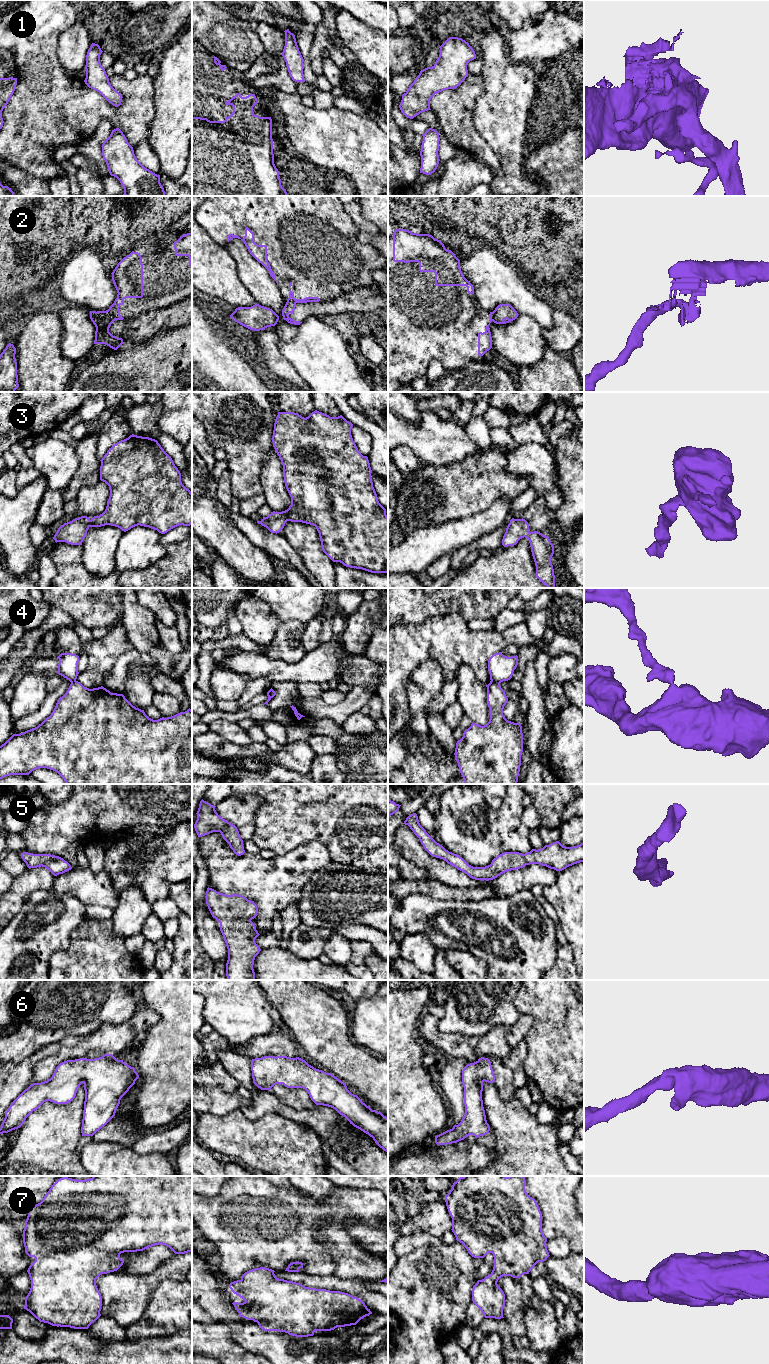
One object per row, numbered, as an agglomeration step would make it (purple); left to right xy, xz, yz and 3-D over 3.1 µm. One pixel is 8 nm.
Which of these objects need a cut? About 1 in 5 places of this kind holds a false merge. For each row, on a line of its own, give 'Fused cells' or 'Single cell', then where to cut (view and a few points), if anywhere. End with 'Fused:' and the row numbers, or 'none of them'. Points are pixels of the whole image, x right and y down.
1: Single cell. No split
2: Fused cells. Split along xy (95, 312), (98, 318), (97, 326)
3: Single cell. No split
4: Fused cells. Split along yz (491, 680), (499, 683)
5: Single cell. No split
6: Single cell. No split
7: Single cell. No split
Fused: 2, 4

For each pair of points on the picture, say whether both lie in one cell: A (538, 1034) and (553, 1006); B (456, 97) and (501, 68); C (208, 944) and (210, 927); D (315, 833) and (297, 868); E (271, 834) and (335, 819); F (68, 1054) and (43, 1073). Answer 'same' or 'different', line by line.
A: same
B: different
C: same
D: different
E: same
F: same

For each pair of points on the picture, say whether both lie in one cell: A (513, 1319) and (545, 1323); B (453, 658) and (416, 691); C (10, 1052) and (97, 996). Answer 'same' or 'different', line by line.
A: different
B: different
C: same

